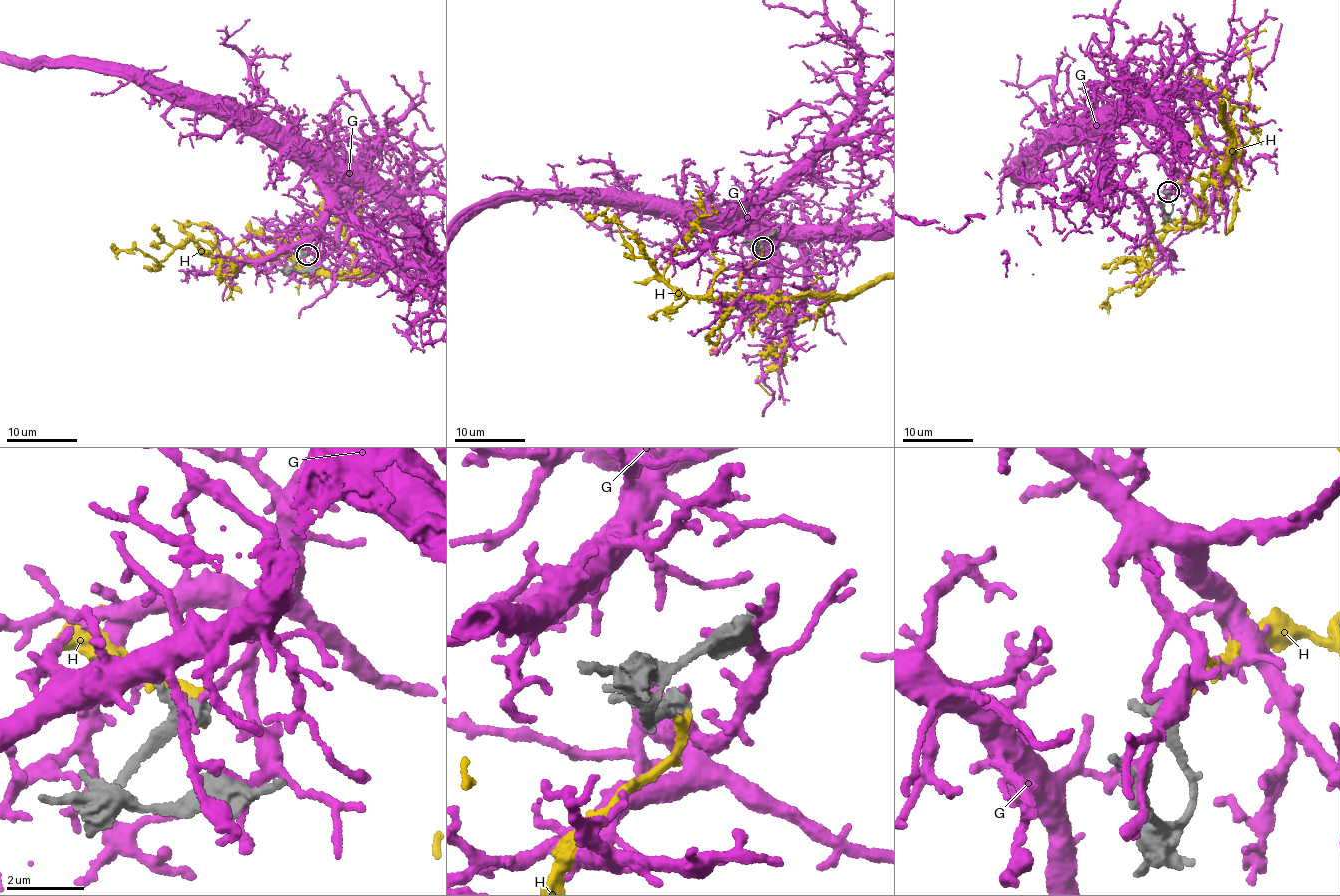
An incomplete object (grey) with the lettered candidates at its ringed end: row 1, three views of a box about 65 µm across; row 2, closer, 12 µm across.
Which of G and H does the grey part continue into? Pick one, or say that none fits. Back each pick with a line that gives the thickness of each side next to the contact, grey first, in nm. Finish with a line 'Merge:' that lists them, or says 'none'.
H: Thickness 320 nm (grey) against 260 nm
Merge: H

